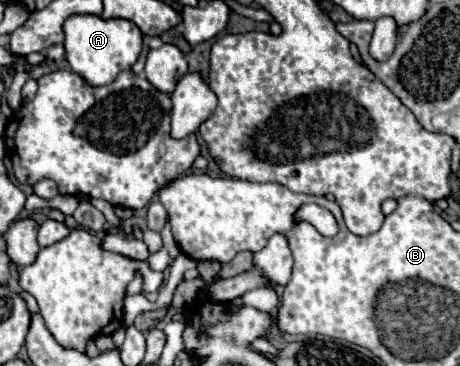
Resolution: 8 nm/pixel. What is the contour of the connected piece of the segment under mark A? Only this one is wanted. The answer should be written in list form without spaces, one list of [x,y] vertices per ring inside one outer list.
[[[71,16],[63,24],[65,60],[91,86],[105,86],[121,70],[129,70],[141,52],[143,36],[129,20],[103,20],[101,16]]]

